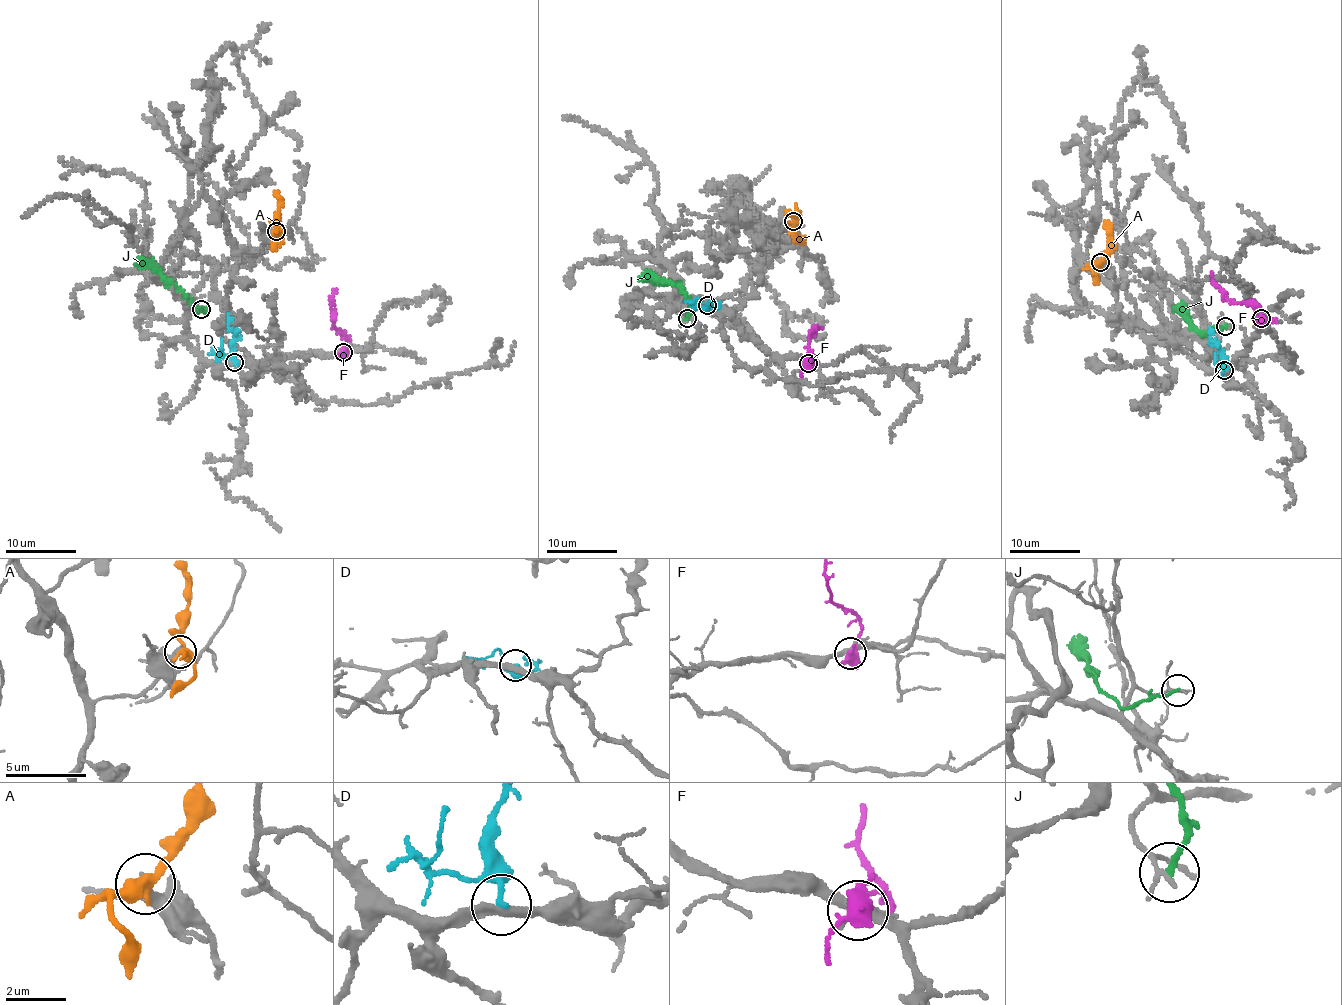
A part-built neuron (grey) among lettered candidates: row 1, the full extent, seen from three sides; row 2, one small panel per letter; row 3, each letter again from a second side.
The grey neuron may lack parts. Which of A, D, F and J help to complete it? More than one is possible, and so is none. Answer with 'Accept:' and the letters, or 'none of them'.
Accept: none of them

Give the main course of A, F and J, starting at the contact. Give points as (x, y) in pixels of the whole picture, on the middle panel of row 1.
A: (792, 222), (798, 241), (801, 242), (798, 239)
F: (807, 363), (816, 360), (808, 348), (809, 334), (816, 327), (822, 328)
J: (686, 317), (690, 309), (685, 292), (677, 284), (640, 278)

